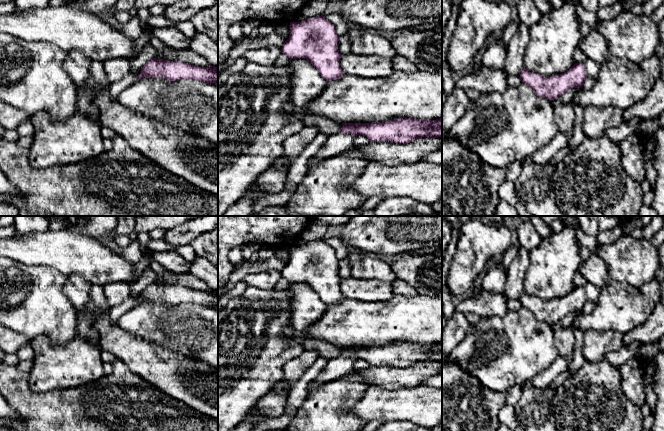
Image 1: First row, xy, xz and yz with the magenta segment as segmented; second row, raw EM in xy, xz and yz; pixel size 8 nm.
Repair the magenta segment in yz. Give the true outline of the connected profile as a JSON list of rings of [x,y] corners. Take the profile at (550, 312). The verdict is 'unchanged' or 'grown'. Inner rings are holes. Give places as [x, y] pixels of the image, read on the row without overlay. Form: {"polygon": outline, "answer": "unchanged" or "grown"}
{"polygon": [[[587,283],[584,287],[575,287],[565,297],[552,301],[543,301],[524,292],[520,303],[540,322],[552,325],[569,313],[581,312],[587,301],[597,303],[600,290],[601,288]]], "answer": "grown"}

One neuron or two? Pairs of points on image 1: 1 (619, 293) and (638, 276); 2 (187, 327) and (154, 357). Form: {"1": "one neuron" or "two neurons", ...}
{"1": "two neurons", "2": "two neurons"}

